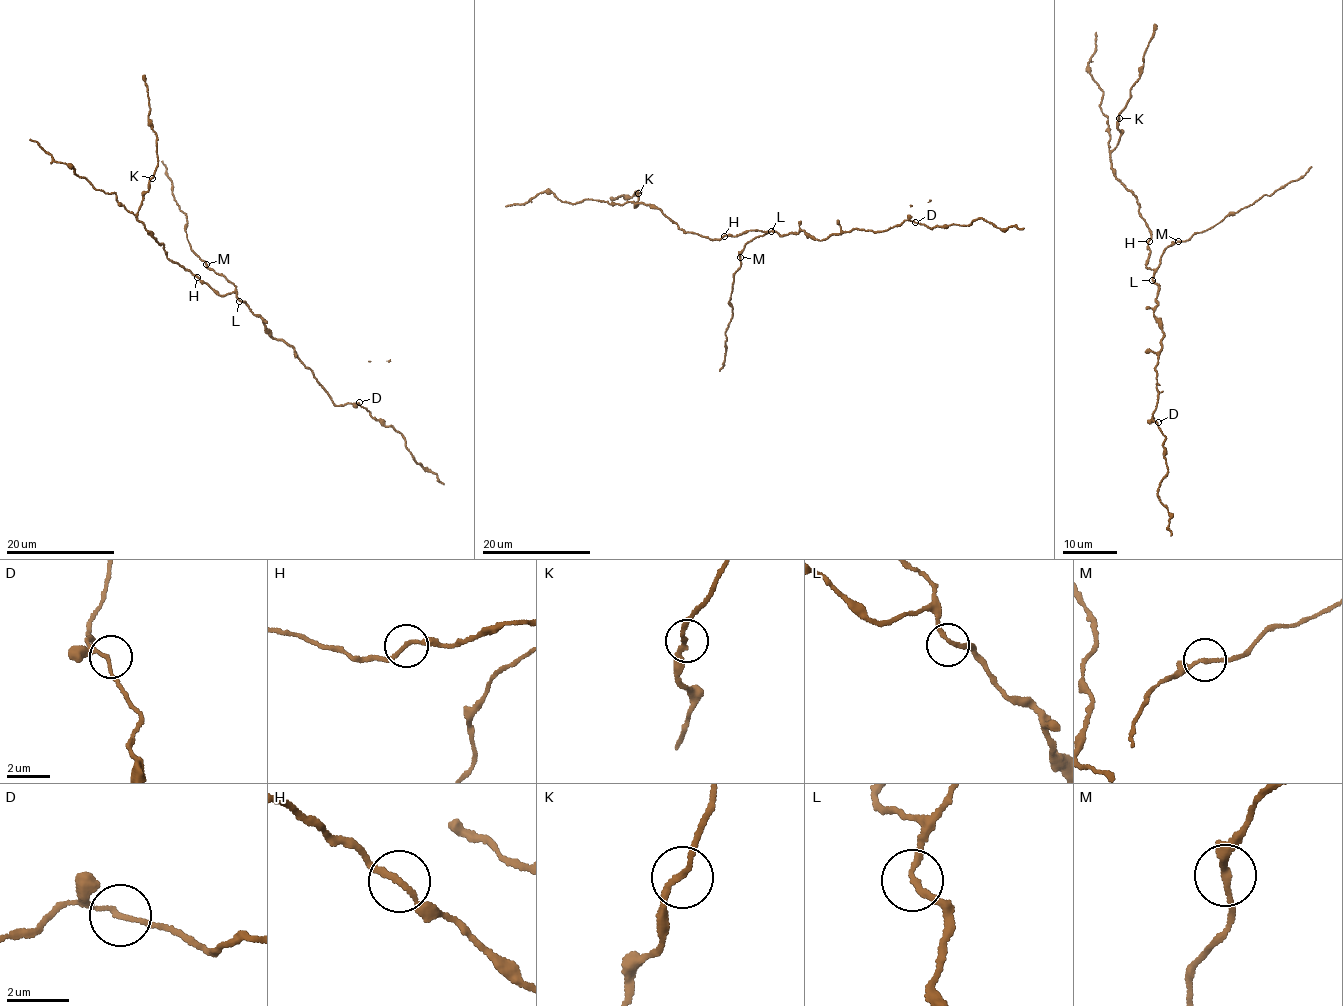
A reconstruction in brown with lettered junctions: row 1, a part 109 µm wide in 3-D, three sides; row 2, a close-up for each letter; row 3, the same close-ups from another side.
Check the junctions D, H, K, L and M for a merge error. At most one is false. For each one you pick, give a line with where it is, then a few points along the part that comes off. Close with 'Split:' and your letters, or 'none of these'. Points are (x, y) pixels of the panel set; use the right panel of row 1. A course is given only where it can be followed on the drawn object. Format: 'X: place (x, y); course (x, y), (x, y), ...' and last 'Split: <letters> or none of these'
Split: none of these

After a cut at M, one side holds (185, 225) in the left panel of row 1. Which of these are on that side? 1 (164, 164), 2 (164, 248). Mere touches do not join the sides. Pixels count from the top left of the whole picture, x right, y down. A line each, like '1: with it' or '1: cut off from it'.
1: with it
2: cut off from it

